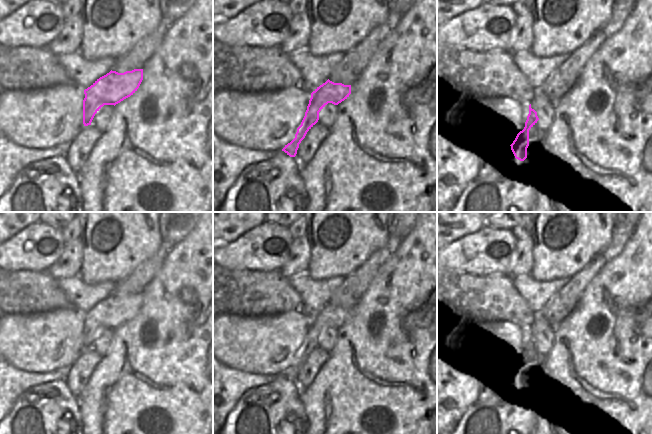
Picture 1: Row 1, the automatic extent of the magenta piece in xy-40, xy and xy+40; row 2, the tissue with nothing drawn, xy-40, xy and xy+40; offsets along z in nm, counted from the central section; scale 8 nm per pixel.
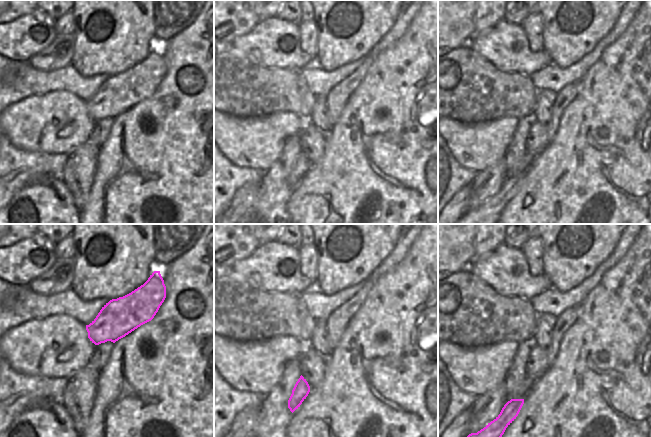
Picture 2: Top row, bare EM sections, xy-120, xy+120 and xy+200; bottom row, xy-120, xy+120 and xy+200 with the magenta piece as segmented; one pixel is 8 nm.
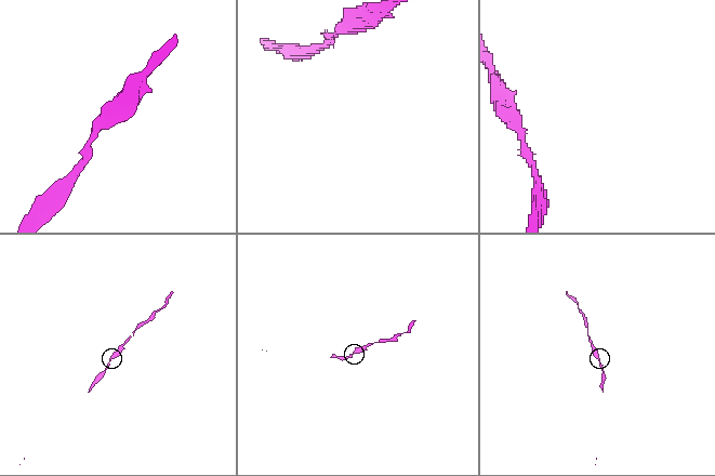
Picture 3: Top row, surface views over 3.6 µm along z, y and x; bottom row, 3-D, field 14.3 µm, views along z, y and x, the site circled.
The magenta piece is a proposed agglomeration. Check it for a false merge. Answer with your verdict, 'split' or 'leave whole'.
leave whole

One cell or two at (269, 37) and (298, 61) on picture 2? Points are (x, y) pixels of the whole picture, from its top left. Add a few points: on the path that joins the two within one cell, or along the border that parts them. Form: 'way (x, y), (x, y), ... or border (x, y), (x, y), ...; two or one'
way (272, 47), (274, 52), (288, 55); one

